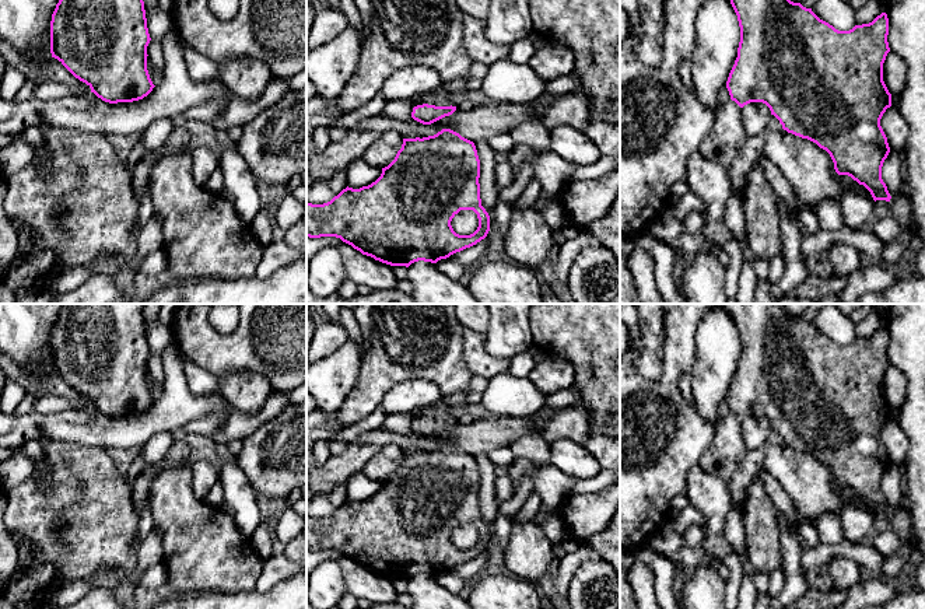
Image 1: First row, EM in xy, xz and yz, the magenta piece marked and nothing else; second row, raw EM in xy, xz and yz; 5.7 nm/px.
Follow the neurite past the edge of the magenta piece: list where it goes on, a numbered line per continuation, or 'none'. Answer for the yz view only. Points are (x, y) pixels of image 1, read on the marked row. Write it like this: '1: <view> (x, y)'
1: yz (728, 136)

